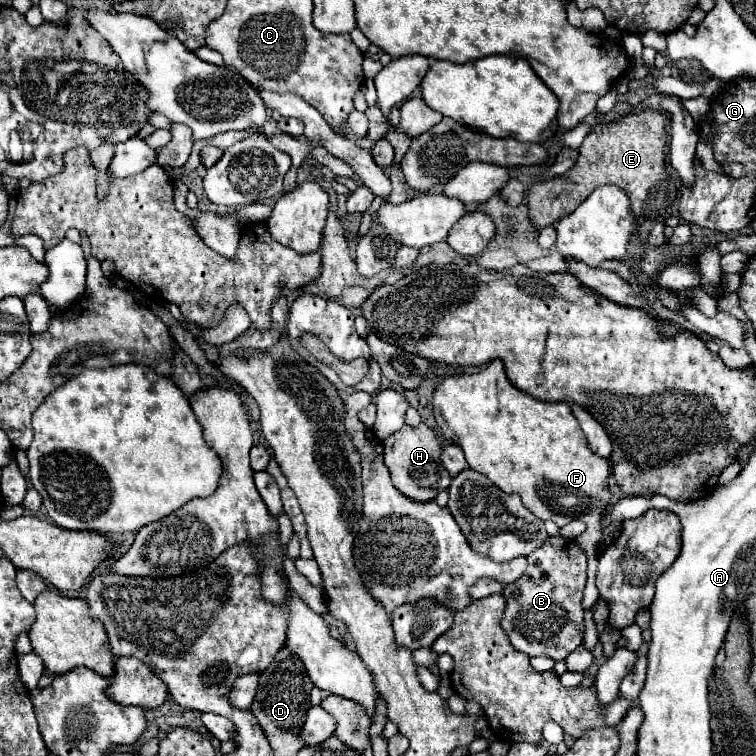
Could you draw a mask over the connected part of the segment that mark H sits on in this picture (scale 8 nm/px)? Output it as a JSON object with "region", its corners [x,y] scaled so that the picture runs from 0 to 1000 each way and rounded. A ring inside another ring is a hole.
{"region":[[[556,561],[550,566],[534,563],[508,587],[508,611],[519,627],[519,638],[534,656],[545,656],[548,661],[574,661],[577,653],[593,646],[598,638],[595,627],[585,619],[582,598],[582,579],[563,561]]]}

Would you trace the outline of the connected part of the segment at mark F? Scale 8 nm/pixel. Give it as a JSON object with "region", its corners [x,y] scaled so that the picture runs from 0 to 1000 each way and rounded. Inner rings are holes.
{"region":[[[651,476],[630,495],[590,497],[579,505],[571,526],[574,556],[585,579],[606,587],[614,595],[616,611],[624,622],[640,627],[653,643],[669,653],[685,653],[690,667],[714,688],[730,688],[749,696],[767,685],[778,698],[794,698],[794,677],[807,667],[807,611],[780,598],[775,579],[749,532],[717,532],[680,513],[669,500],[664,476]]]}

